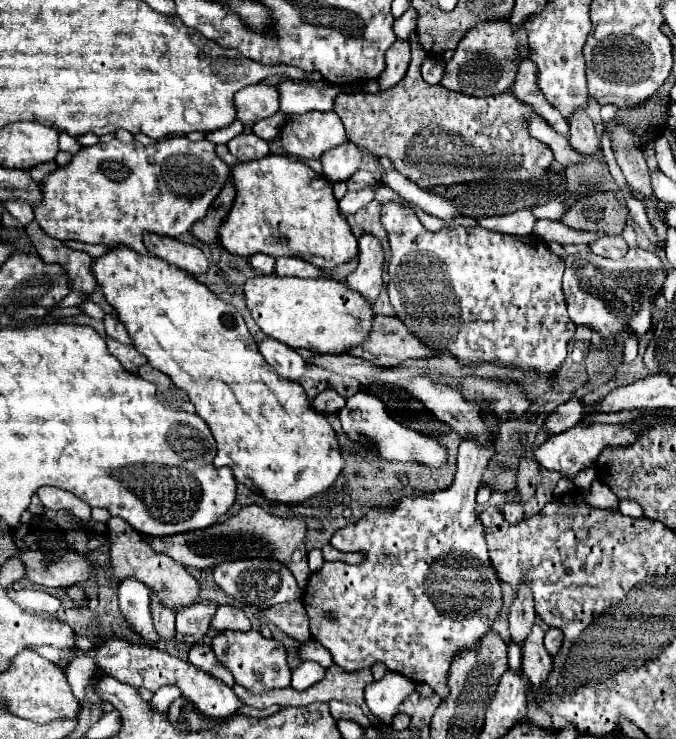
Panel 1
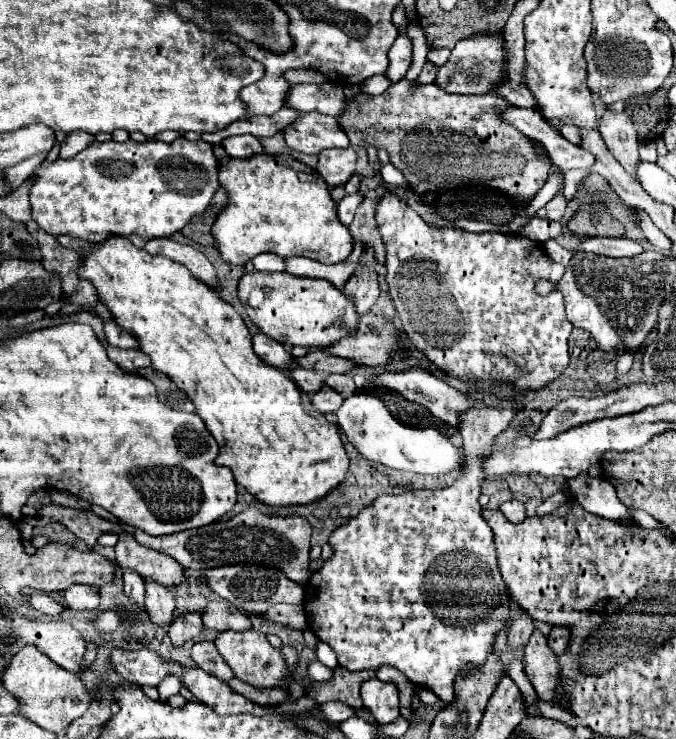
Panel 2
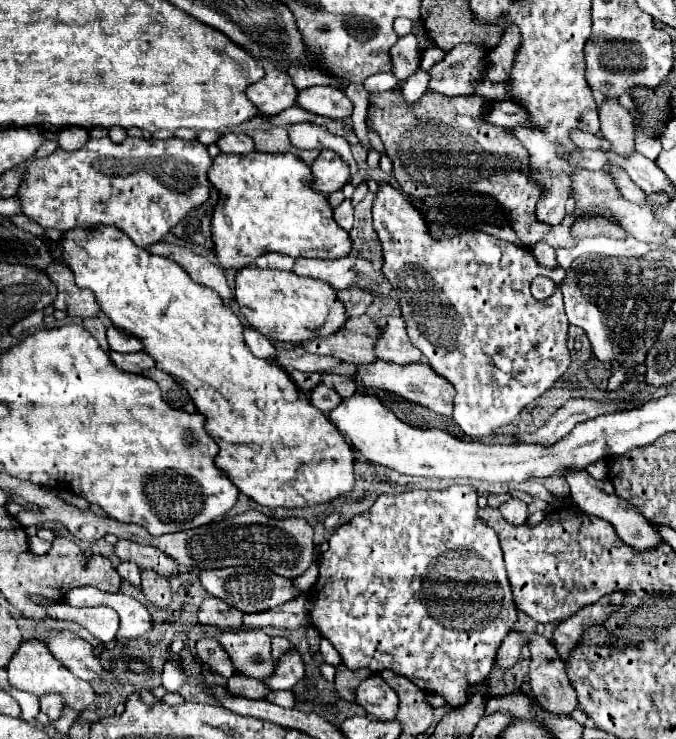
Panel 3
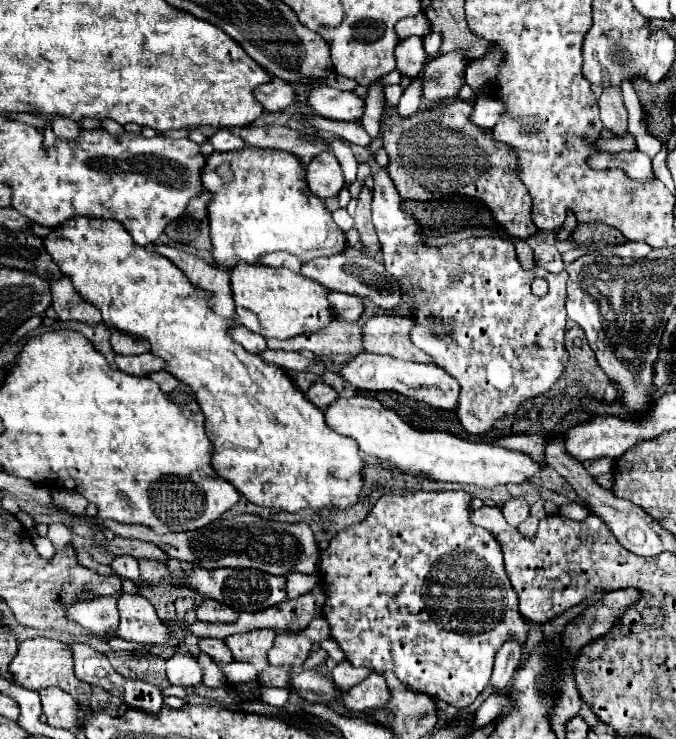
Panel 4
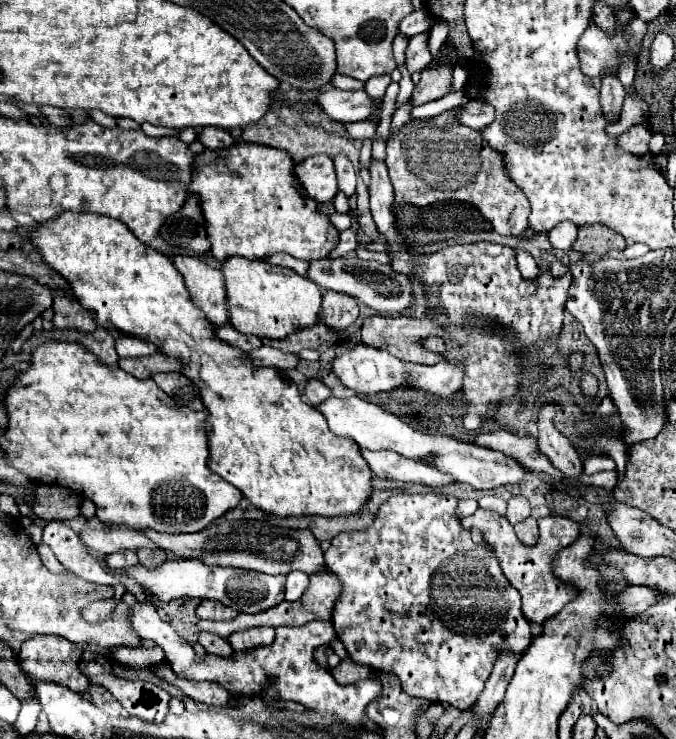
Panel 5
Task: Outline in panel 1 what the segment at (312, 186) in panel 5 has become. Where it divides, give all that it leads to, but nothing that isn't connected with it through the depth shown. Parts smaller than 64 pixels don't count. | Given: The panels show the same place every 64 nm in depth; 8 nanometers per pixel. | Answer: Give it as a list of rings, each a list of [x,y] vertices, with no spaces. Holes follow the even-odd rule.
[[[344,142],[342,146],[324,152],[324,156],[320,158],[322,174],[330,182],[346,182],[360,168],[360,160],[362,154],[358,146],[352,142]]]

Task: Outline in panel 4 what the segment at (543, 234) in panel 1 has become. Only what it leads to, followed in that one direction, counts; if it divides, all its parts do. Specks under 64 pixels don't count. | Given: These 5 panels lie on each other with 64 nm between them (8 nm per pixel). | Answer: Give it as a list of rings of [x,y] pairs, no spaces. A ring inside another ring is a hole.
[[[458,100],[450,106],[416,112],[410,118],[398,118],[396,112],[382,118],[384,150],[388,150],[388,174],[402,200],[440,200],[446,196],[468,196],[480,200],[494,216],[502,232],[516,238],[530,238],[538,230],[530,218],[530,194],[516,174],[516,154],[512,148],[496,142],[490,130],[474,126],[468,116],[472,102]]]

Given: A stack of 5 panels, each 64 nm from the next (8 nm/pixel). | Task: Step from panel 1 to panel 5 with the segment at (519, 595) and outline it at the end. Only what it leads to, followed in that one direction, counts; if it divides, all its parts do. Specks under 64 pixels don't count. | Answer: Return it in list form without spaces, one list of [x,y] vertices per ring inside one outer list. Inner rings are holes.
[[[504,652],[498,658],[498,662],[494,664],[494,670],[492,670],[488,682],[486,682],[484,692],[478,696],[476,704],[472,704],[474,716],[488,716],[496,710],[496,706],[504,698],[506,686],[508,686],[510,678],[512,678],[512,672],[516,668],[516,660],[518,660],[518,656],[514,656],[510,652]]]

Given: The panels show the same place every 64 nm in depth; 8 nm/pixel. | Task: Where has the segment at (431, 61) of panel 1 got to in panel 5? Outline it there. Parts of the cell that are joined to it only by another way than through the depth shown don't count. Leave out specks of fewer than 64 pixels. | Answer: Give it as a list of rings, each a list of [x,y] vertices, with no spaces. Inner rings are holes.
[[[406,102],[402,108],[398,108],[398,110],[394,112],[394,116],[392,116],[392,124],[390,124],[390,134],[388,134],[388,136],[398,134],[398,130],[410,120],[410,110],[412,110],[412,106]]]

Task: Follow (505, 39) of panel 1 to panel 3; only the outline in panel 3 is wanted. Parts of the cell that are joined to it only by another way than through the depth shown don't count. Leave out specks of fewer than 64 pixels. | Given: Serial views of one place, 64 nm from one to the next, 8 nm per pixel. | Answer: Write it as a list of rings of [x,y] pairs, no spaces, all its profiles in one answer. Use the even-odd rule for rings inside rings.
[[[458,44],[444,56],[444,60],[428,70],[428,90],[450,98],[474,94],[476,84],[482,82],[486,72],[484,58],[486,50],[482,48],[482,44]]]

